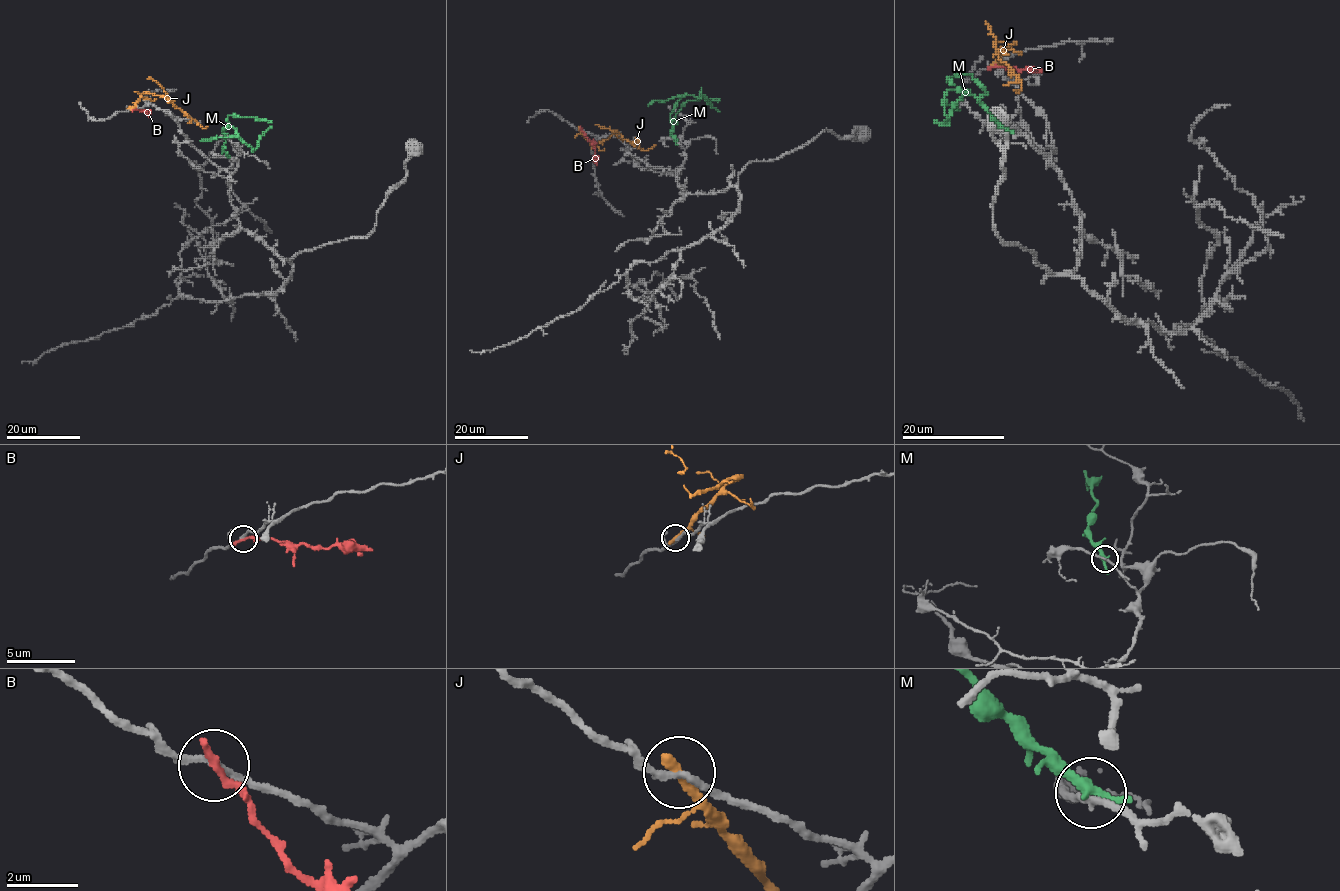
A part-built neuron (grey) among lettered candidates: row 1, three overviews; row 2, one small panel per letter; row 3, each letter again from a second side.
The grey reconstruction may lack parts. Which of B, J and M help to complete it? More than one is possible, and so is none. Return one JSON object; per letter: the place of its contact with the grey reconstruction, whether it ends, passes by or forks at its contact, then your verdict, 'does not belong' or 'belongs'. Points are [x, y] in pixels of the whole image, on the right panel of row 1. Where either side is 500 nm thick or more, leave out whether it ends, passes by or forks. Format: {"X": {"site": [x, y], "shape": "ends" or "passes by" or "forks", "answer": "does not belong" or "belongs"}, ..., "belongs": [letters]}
{"B": {"site": [992, 66], "shape": "ends", "answer": "does not belong"}, "J": {"site": [991, 65], "shape": "ends", "answer": "does not belong"}, "M": {"site": [1008, 131], "shape": "ends", "answer": "does not belong"}, "belongs": []}

